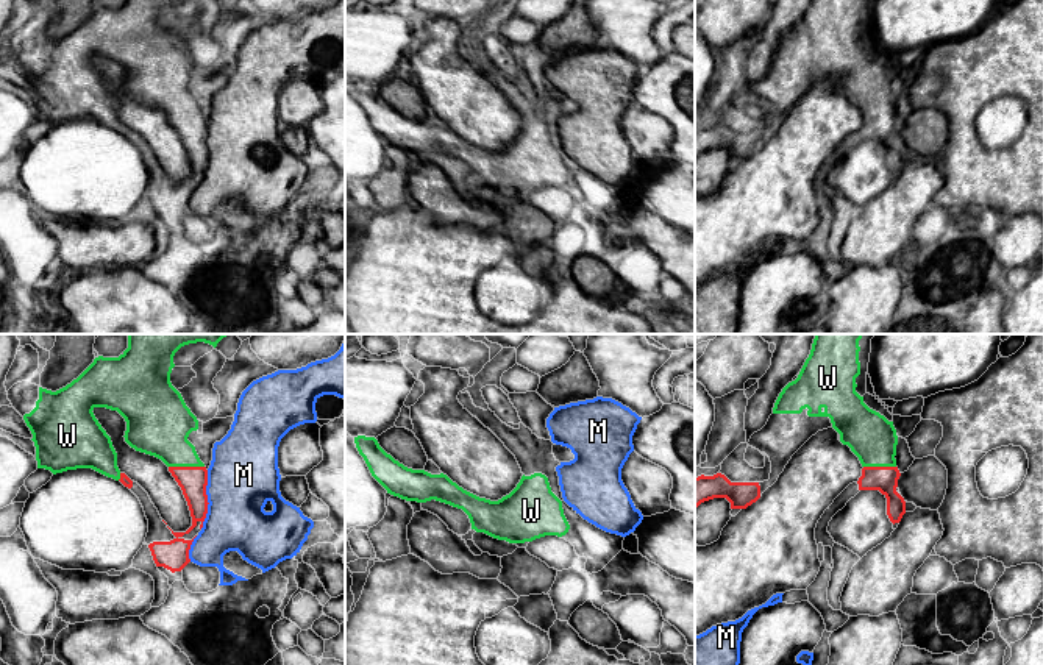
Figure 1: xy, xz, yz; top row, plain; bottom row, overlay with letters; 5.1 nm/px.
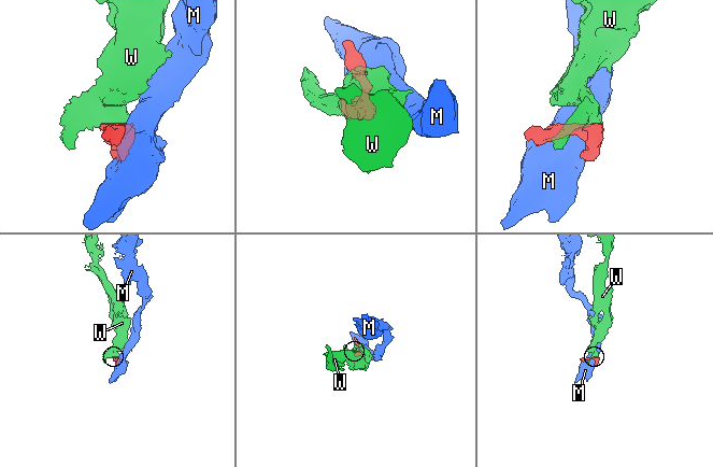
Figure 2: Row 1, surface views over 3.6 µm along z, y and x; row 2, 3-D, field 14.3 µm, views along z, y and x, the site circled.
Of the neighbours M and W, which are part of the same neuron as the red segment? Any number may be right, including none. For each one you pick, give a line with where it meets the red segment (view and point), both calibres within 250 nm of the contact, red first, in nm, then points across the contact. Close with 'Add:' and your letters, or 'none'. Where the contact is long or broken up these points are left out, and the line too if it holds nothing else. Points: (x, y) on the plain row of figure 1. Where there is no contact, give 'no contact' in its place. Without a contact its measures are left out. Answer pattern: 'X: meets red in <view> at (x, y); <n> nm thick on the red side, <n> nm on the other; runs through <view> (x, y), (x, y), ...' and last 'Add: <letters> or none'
W: meets red in xy at (186, 117); 140 nm thick on the red side, 300 nm on the other
Add: W

